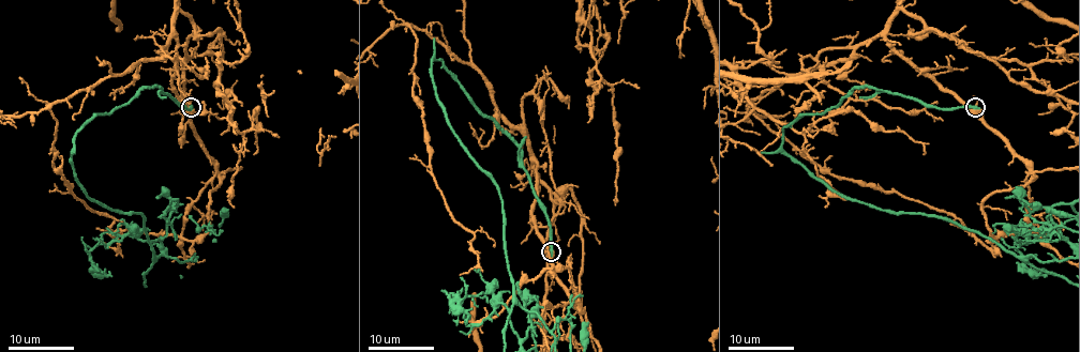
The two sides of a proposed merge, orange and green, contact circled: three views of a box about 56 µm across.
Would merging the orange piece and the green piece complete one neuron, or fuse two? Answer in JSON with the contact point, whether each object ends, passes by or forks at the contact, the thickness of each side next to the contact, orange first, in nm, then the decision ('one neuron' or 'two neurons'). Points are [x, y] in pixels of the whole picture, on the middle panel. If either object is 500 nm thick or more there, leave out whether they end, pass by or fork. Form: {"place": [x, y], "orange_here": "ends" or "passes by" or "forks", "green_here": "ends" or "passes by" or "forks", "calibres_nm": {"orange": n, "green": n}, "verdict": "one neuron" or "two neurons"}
{"place": [551, 251], "orange_here": "forks", "green_here": "ends", "calibres_nm": {"orange": 440, "green": 360}, "verdict": "two neurons"}

